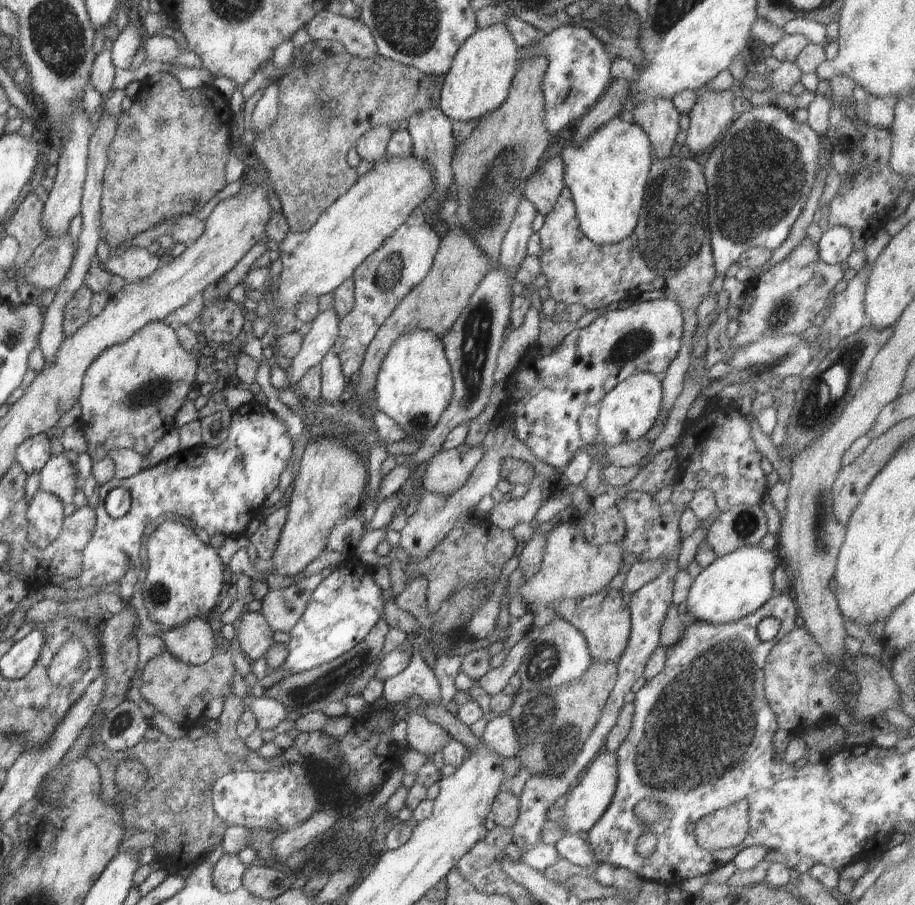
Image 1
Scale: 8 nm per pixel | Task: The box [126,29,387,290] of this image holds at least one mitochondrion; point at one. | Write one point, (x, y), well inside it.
(331, 106)

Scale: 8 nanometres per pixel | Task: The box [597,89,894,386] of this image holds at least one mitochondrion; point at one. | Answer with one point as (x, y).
(757, 174)

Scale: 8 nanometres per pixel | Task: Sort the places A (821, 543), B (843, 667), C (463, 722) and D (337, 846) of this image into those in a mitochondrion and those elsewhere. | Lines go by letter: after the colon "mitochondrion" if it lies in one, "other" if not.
A: mitochondrion
B: other
C: other
D: mitochondrion

